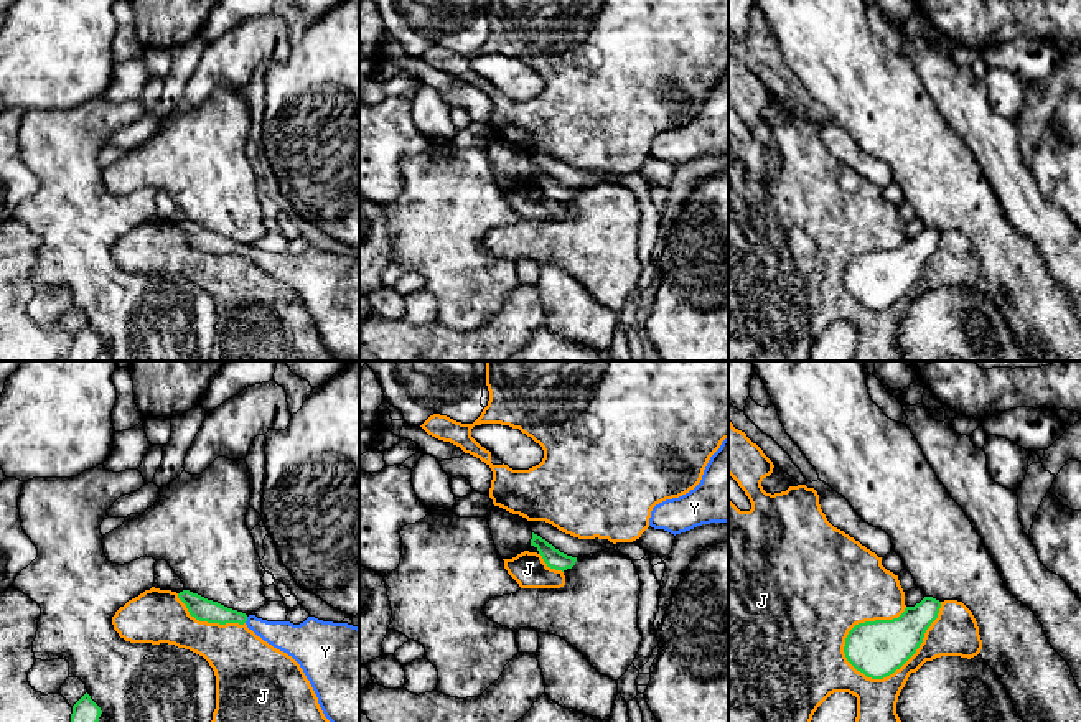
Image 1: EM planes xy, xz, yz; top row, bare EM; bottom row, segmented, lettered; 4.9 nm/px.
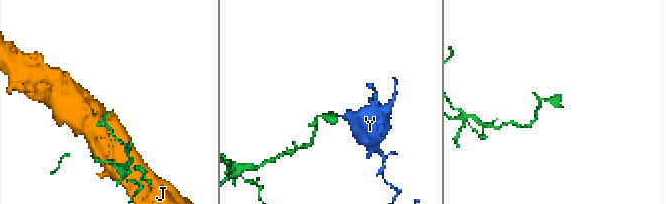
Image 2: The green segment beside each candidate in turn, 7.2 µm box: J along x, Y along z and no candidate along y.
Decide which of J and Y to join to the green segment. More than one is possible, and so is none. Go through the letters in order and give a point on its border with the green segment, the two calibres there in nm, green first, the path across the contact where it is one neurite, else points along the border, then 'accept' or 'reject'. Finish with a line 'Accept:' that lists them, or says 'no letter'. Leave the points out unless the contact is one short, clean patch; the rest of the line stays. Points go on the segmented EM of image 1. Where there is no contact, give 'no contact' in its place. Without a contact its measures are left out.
J: contact yz (905, 661); calibres 280 and 200 nm; reject
Y: contact xy (246, 620); calibres 110 and 150 nm; way xy (201, 609), (246, 620), (290, 638); accept
Accept: Y

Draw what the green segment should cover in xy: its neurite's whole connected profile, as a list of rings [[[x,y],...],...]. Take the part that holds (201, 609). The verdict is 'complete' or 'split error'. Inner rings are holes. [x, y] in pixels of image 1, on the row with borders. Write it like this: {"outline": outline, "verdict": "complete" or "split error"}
{"outline": [[[190,590],[178,593],[191,617],[208,623],[247,625],[292,656],[310,681],[330,722],[359,722],[359,628],[308,617],[303,623],[267,621],[227,608]]], "verdict": "split error"}

